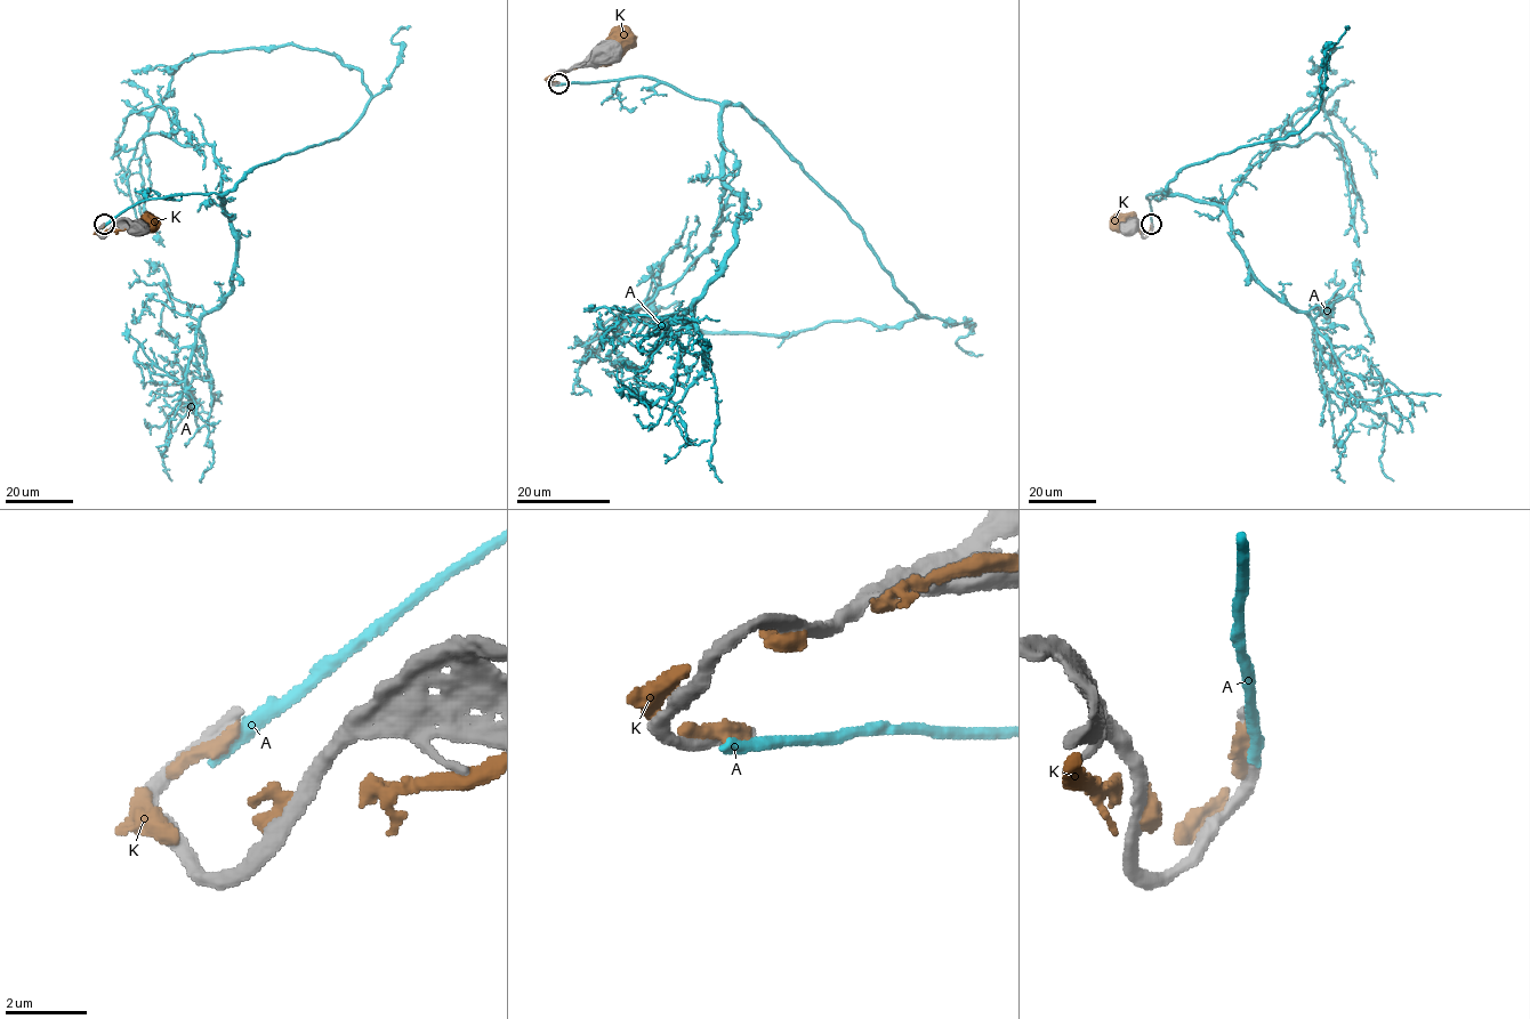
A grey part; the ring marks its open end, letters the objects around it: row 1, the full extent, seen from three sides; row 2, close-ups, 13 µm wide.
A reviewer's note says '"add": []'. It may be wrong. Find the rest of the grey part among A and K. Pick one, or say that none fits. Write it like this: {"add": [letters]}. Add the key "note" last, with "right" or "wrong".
{"add": [], "note": "right"}

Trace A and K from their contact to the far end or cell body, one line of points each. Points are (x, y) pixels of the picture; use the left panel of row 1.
A: (103, 226), (146, 200), (217, 193), (235, 239), (232, 290), (196, 329), (187, 412), (169, 415), (171, 480)
K: (99, 228), (98, 233), (149, 224)

